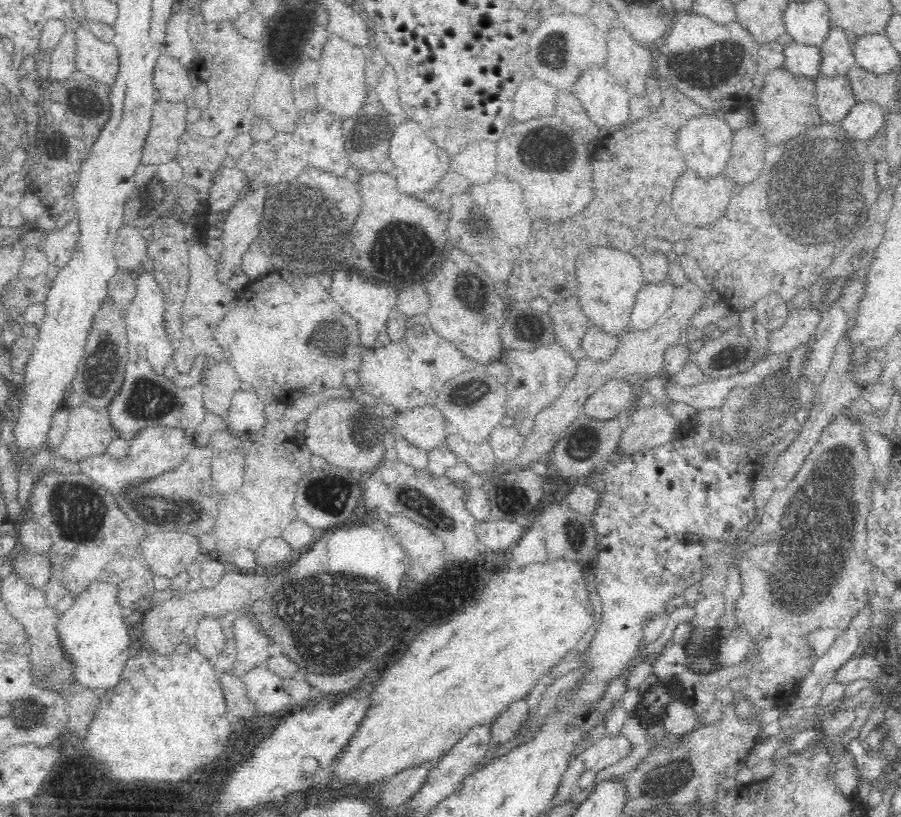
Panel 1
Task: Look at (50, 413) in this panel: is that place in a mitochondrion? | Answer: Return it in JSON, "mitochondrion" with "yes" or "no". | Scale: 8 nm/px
{"mitochondrion":"no"}

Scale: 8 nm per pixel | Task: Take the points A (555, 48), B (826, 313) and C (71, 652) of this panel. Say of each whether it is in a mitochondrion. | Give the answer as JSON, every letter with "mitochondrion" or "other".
{"A":"mitochondrion","B":"other","C":"mitochondrion"}

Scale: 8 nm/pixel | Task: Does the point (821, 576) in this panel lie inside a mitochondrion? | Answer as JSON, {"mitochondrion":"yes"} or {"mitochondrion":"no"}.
{"mitochondrion":"yes"}

